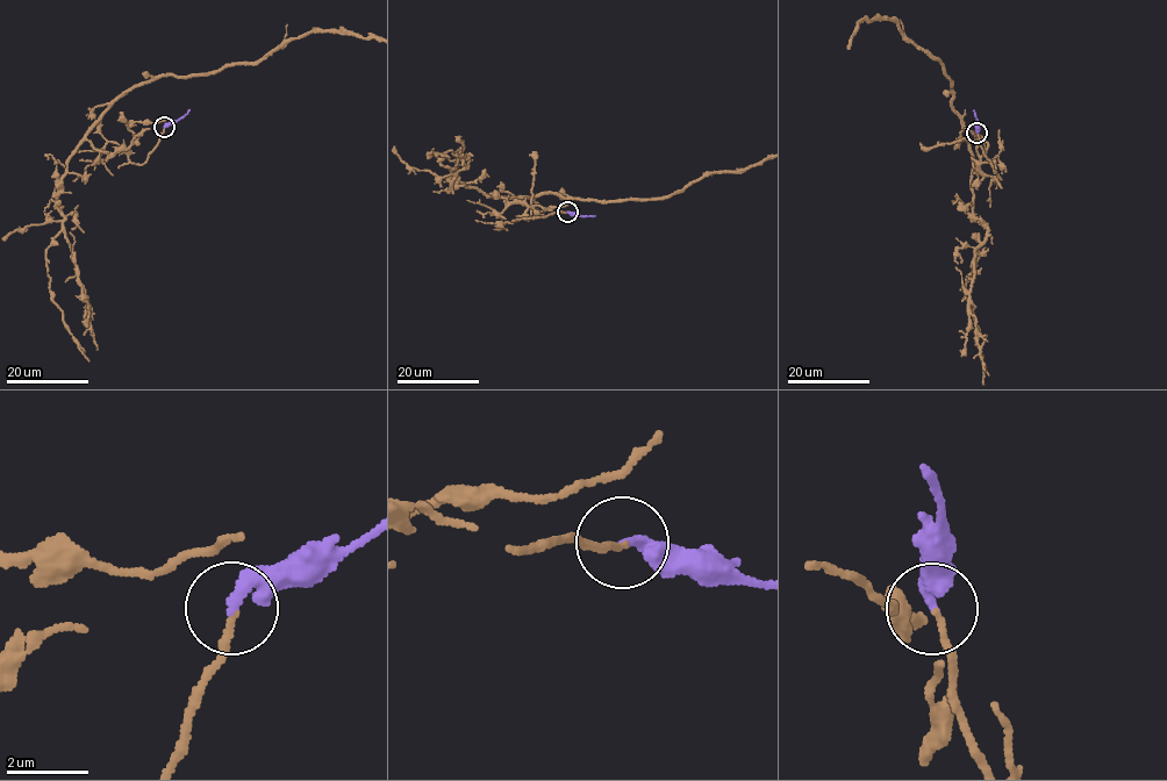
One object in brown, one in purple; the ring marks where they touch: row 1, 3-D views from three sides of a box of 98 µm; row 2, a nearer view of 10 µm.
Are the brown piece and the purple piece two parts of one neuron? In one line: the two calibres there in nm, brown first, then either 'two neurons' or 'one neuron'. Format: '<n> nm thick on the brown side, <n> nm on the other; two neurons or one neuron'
150 nm thick on the brown side, 240 nm on the other; one neuron

